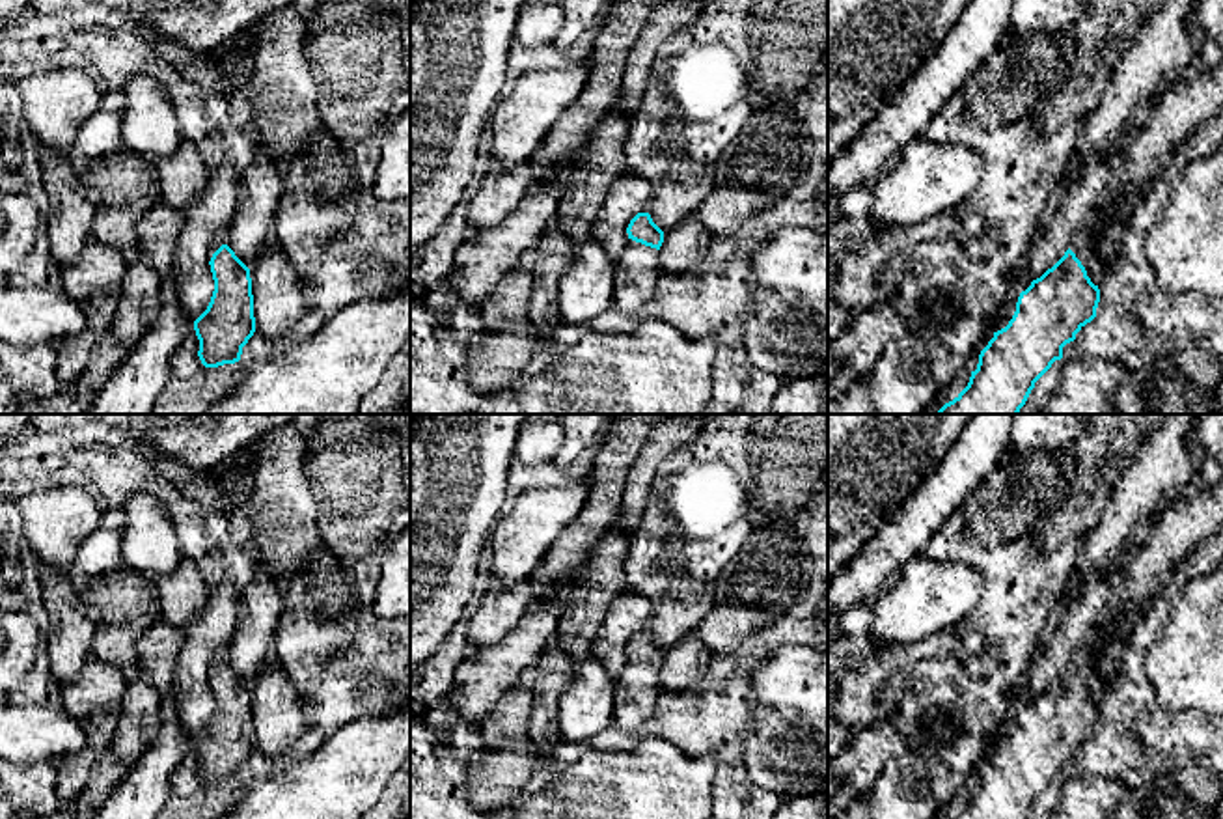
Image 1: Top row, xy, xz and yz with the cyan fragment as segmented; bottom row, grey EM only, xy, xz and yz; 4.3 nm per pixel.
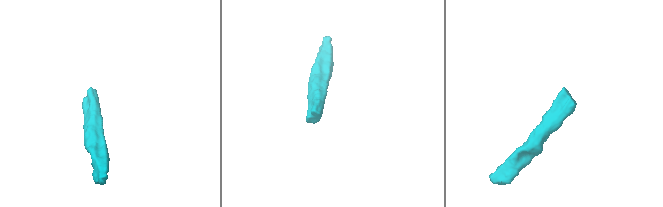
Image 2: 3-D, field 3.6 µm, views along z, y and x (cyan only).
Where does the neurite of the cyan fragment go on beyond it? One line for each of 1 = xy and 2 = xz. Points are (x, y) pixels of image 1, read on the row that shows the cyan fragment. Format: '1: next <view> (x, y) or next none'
1: next none
2: next xz (638, 269)

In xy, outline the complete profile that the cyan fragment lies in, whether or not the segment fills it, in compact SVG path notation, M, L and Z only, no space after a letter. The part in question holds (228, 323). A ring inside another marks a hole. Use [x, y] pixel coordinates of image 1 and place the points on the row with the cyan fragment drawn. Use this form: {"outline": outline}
{"outline": "M222 244L209 261L214 291L207 310L194 321L198 356L205 368L240 360L255 332L250 269Z"}

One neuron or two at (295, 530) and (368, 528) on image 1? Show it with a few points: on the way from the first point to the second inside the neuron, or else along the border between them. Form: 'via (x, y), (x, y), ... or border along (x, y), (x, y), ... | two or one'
via (314, 530), (349, 530) | one

